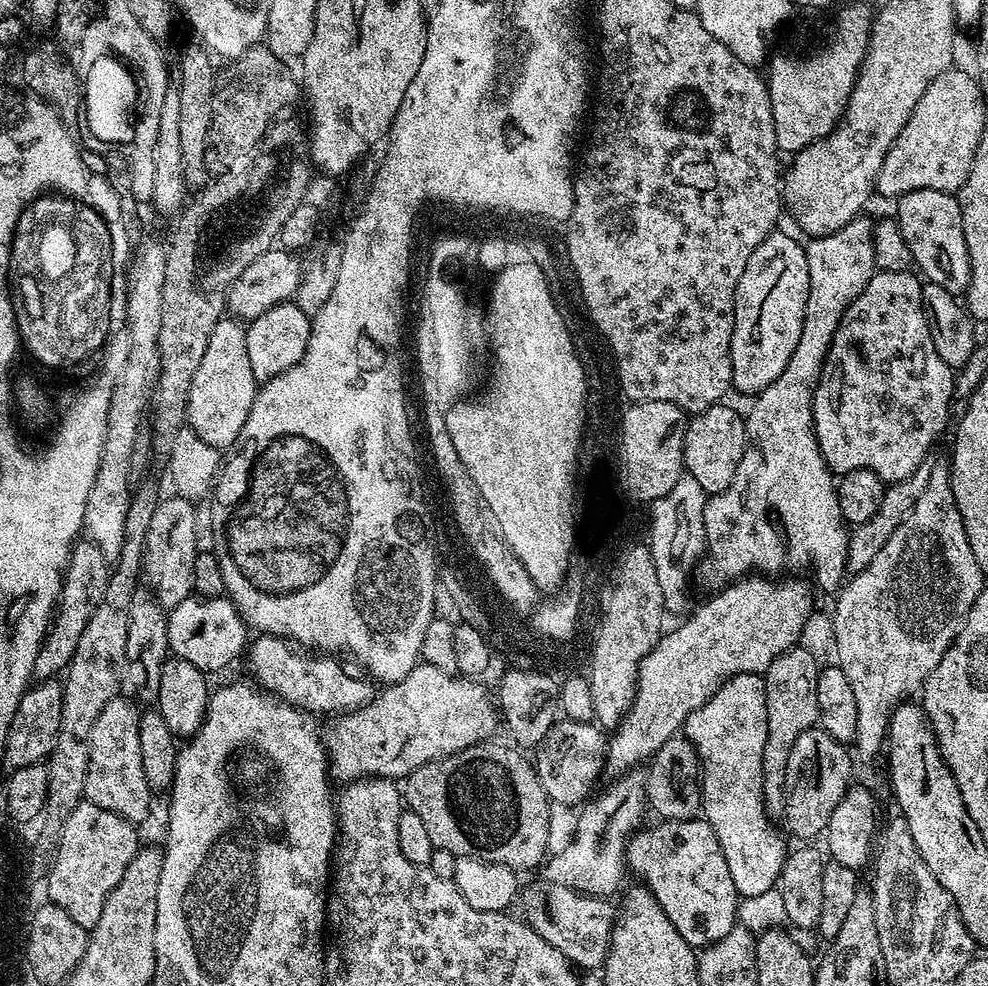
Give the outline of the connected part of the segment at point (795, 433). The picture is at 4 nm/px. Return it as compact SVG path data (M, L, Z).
M861 214L855 216L850 222L846 222L846 226L842 226L842 230L834 230L825 236L818 236L809 239L806 244L808 254L808 269L810 270L810 290L806 298L806 310L802 318L802 334L798 338L798 346L794 346L794 354L790 354L790 362L786 362L786 370L782 370L782 374L778 374L778 378L774 378L774 382L770 382L770 386L766 386L766 390L762 390L751 401L752 409L746 412L744 422L744 433L748 441L744 443L744 453L742 454L742 462L738 462L738 470L734 470L734 482L730 482L730 486L726 486L726 490L717 492L707 497L704 505L704 546L705 553L700 558L700 563L694 569L695 579L700 579L700 584L704 588L712 588L708 590L719 590L727 588L733 584L735 580L739 580L752 573L760 574L780 574L783 568L809 568L812 571L811 579L816 579L815 587L821 588L824 592L835 593L837 589L845 583L848 567L846 566L846 558L848 557L848 538L850 535L849 525L846 523L842 510L838 506L838 494L836 493L837 481L834 479L834 474L828 468L828 463L822 458L820 447L816 441L816 431L814 430L814 418L812 417L812 399L816 393L816 388L820 385L820 375L824 372L824 361L828 359L828 352L832 349L832 339L838 330L838 326L842 322L845 310L854 302L854 298L858 298L858 294L862 294L862 290L866 290L866 286L870 282L870 278L876 275L878 269L876 267L876 259L874 258L874 238L872 237L871 219L867 220L867 215Z

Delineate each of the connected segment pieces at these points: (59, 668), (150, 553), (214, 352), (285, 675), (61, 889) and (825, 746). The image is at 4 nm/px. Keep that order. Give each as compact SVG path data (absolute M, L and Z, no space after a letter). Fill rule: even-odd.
M80 540L73 545L72 553L68 558L68 567L64 572L64 582L56 613L53 615L44 642L40 645L38 659L35 660L32 671L33 679L42 681L54 678L67 669L76 646L78 646L80 635L86 628L90 616L94 614L97 606L103 600L110 573L110 562L98 550L95 543L89 540Z
M172 494L161 499L148 528L144 554L143 575L154 598L163 609L171 610L192 592L193 566L200 546L196 544L196 508L191 500Z
M221 318L214 326L214 334L210 334L210 342L206 342L206 354L202 354L202 362L198 362L198 370L194 370L194 378L190 382L186 413L187 427L195 431L202 442L219 450L231 449L235 445L258 391L254 370L250 370L250 354L246 354L244 329L245 325L239 319Z
M257 635L246 649L247 660L248 668L252 671L251 679L263 691L313 714L353 712L368 703L374 695L371 679L359 680L336 661L339 659L328 654L309 654L293 646L283 636Z
M79 803L62 826L61 842L46 873L47 899L62 906L62 910L66 910L66 914L70 914L78 926L89 930L93 928L102 914L102 906L110 890L122 882L126 866L130 866L134 854L142 846L142 840L136 832L139 832L137 825L126 818L110 810L102 810L102 806Z
M819 726L806 730L798 738L798 742L794 742L794 750L790 750L790 758L786 766L786 782L784 783L786 806L784 807L782 824L785 824L783 824L785 829L788 827L797 836L797 841L815 841L815 836L817 839L827 828L830 814L834 812L834 806L838 806L841 798L848 793L850 787L848 779L852 776L852 764L854 765L854 760L849 749L834 738L830 738L830 734L826 734L824 729Z

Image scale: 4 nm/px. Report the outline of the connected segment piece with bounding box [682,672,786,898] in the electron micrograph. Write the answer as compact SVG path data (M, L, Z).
M751 672L731 676L706 703L690 713L682 732L696 748L700 759L702 816L714 830L718 846L722 846L722 858L726 858L726 866L730 866L730 878L736 887L737 897L763 894L777 887L786 847L780 837L781 829L776 829L772 825L775 823L766 814L762 798L762 750L766 750L766 690L763 675Z

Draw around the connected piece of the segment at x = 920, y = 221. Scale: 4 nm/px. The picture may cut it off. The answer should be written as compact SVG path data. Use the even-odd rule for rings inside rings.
M934 189L910 190L895 201L894 218L906 238L906 246L910 246L913 265L922 273L925 281L942 286L948 292L963 293L968 287L968 251L962 234L962 210L960 201L953 193Z

